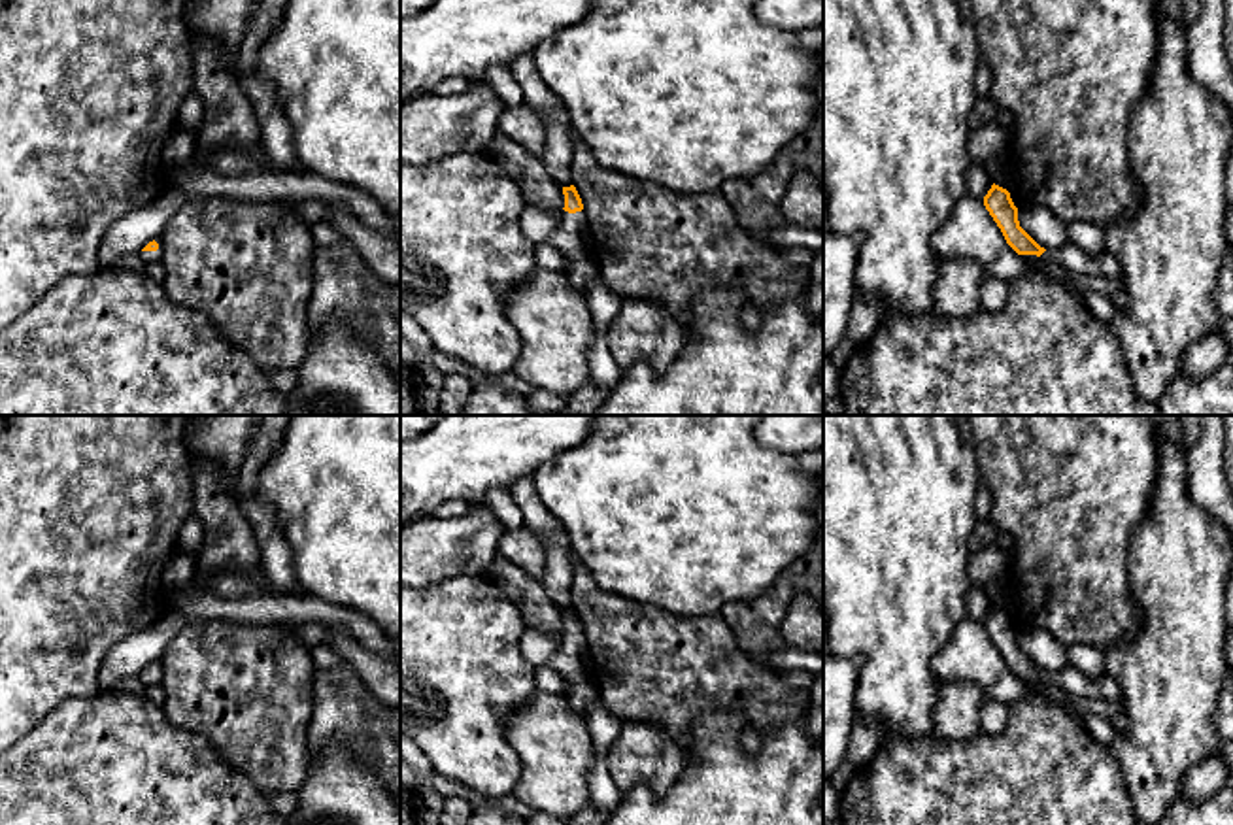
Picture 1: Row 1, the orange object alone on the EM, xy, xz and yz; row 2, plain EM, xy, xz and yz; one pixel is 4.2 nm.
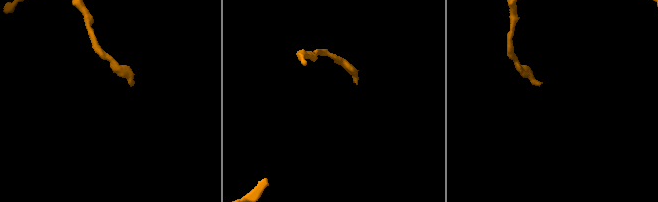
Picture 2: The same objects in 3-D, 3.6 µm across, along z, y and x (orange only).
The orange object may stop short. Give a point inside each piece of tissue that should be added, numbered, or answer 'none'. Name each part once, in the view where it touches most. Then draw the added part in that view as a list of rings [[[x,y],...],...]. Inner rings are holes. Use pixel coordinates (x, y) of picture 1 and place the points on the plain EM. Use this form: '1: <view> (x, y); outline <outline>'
1: xy (148, 680); outline [[[160,661],[155,663],[159,666],[159,672],[157,674],[140,674],[140,682],[145,685],[145,687],[151,687],[151,685],[160,685],[162,683],[162,665]]]

